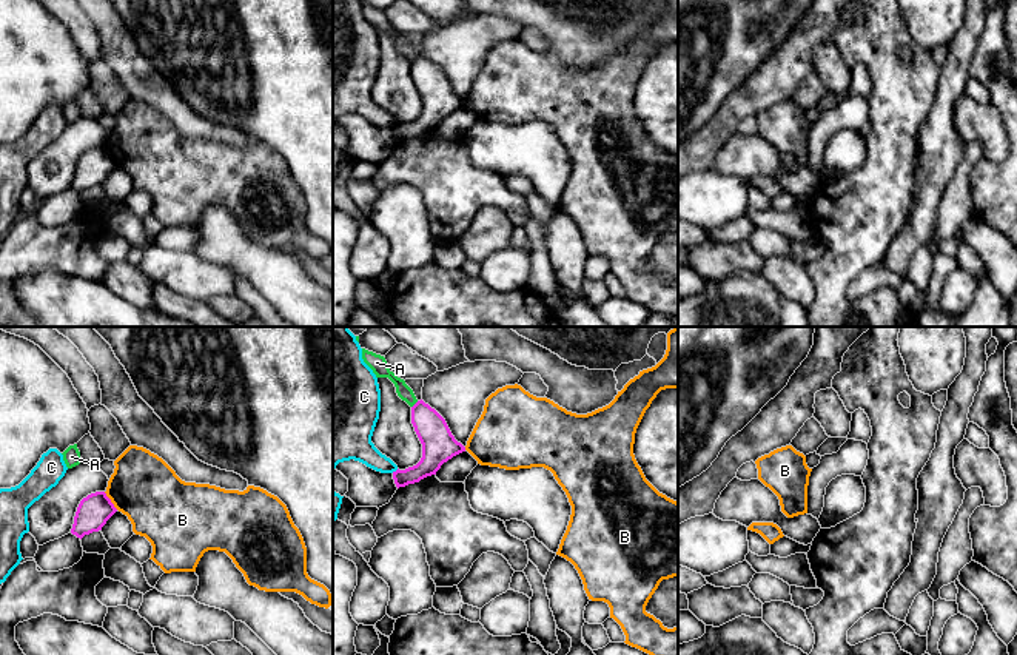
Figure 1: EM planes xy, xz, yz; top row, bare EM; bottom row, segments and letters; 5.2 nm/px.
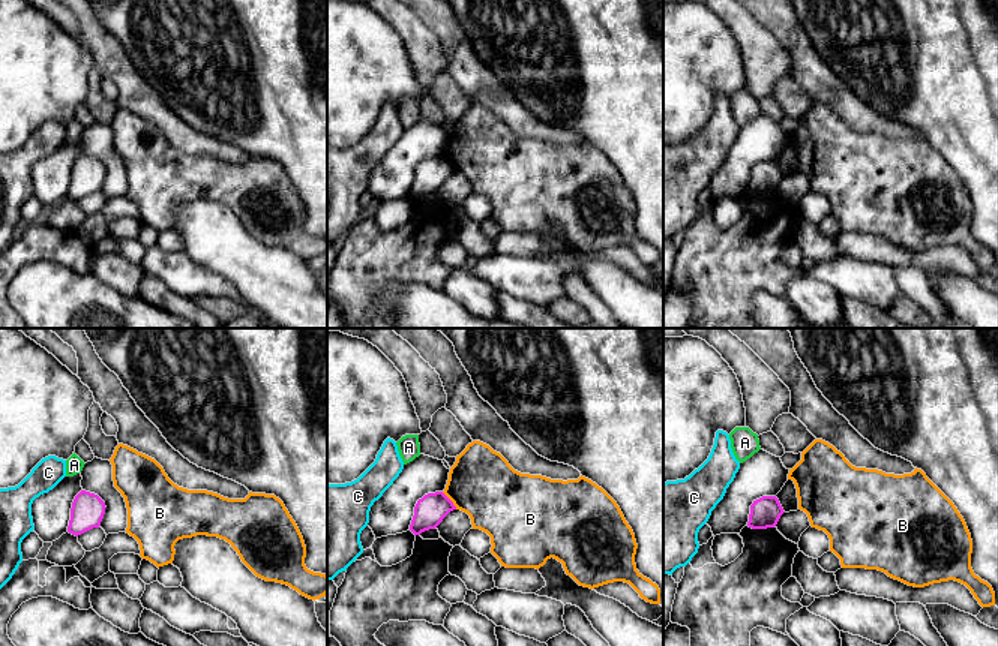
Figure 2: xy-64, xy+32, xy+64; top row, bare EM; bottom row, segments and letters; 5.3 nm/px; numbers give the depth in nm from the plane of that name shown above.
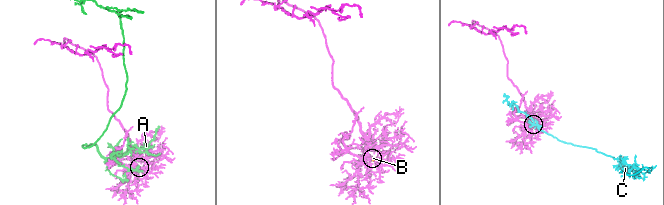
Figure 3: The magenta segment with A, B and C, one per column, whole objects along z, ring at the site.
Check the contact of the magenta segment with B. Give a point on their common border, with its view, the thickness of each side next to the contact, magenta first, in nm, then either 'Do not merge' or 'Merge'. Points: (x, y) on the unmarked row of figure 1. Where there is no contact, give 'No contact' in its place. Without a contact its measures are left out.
Touches magenta at xy (110, 156). Thickness 170 nm (magenta) against 340 nm. Do not merge

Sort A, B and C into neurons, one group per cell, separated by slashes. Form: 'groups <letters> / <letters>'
groups A / B / C

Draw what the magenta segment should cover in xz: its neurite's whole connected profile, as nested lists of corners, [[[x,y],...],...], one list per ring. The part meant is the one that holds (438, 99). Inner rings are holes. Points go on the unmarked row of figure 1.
[[[422,54],[411,62],[411,79],[422,99],[422,113],[413,122],[393,126],[398,143],[436,129],[444,117],[465,106],[465,102],[451,89],[445,74]]]

